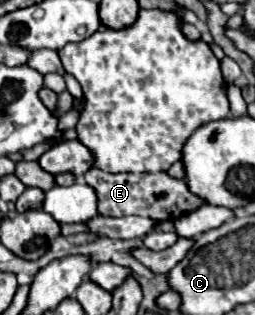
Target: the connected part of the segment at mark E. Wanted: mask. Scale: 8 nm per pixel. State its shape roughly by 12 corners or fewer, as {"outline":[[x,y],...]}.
{"outline":[[91,167],[99,215],[175,221],[205,205],[185,179]]}

